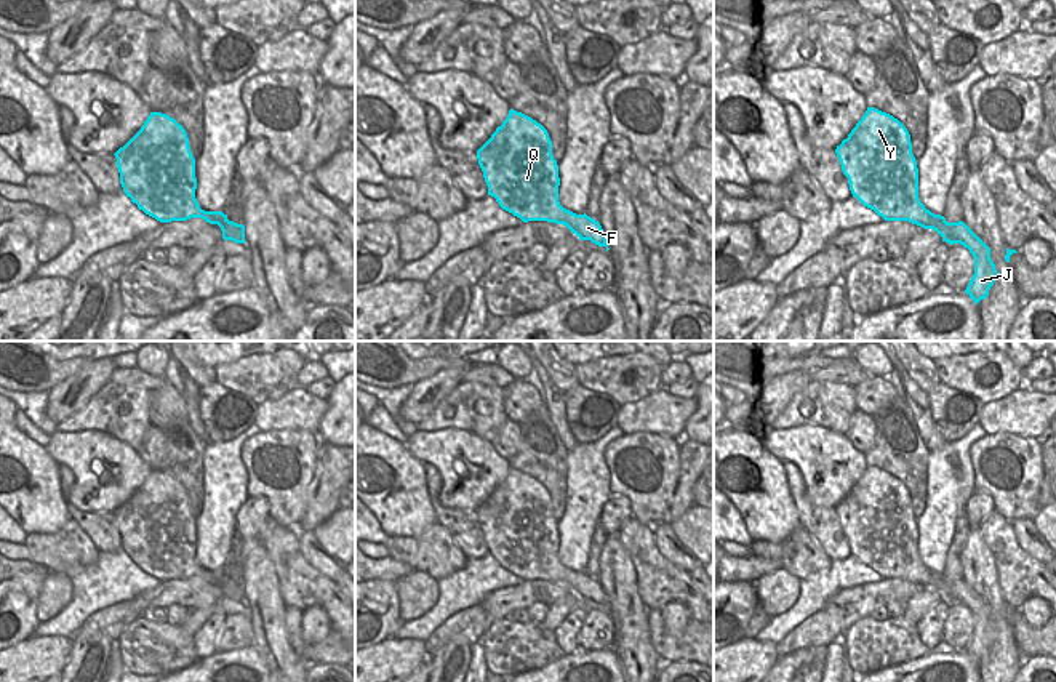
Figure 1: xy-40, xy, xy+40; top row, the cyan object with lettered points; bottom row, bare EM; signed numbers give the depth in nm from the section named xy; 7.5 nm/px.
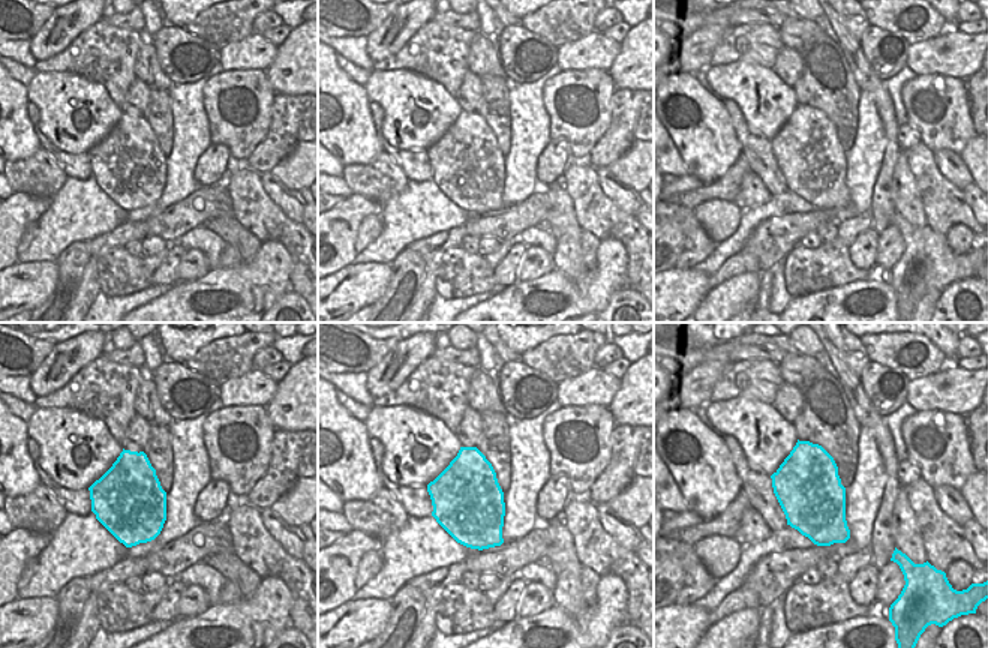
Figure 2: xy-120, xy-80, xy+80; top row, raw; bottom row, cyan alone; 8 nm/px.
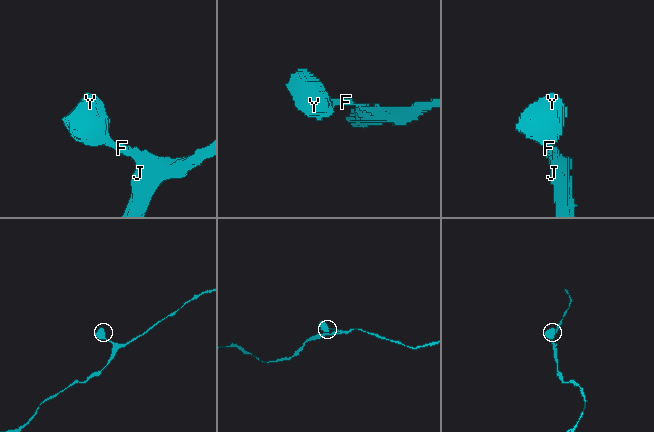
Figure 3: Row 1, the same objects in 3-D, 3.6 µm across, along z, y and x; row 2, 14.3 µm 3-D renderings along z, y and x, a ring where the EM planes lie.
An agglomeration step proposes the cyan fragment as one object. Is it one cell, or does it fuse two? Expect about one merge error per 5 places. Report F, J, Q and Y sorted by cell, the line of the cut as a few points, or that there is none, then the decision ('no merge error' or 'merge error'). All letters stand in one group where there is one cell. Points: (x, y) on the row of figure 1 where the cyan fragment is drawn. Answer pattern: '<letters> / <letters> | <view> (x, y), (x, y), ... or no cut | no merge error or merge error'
F J Q Y | no cut | no merge error

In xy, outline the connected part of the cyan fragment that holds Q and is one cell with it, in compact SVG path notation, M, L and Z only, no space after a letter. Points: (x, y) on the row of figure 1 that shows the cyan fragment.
M509 110L507 118L477 150L488 195L523 223L547 221L566 226L579 240L605 247L598 221L576 215L558 202L558 165L547 130L531 117Z

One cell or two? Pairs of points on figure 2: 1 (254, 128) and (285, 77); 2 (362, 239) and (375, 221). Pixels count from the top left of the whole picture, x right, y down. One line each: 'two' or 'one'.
1: two
2: one

